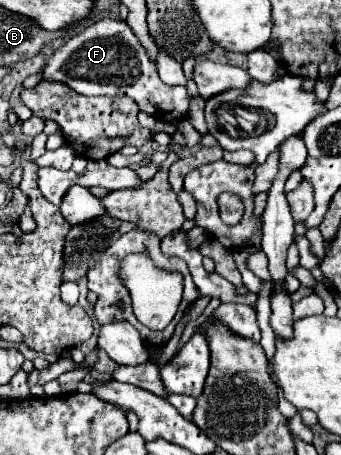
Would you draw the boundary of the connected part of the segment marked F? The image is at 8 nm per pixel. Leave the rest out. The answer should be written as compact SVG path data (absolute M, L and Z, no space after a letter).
M101 19L71 37L61 49L53 53L51 59L47 59L43 67L43 79L65 83L81 95L131 97L143 113L153 115L165 123L177 123L189 117L191 95L187 87L171 87L159 79L157 67L151 61L147 49L139 43L131 27L121 19Z

